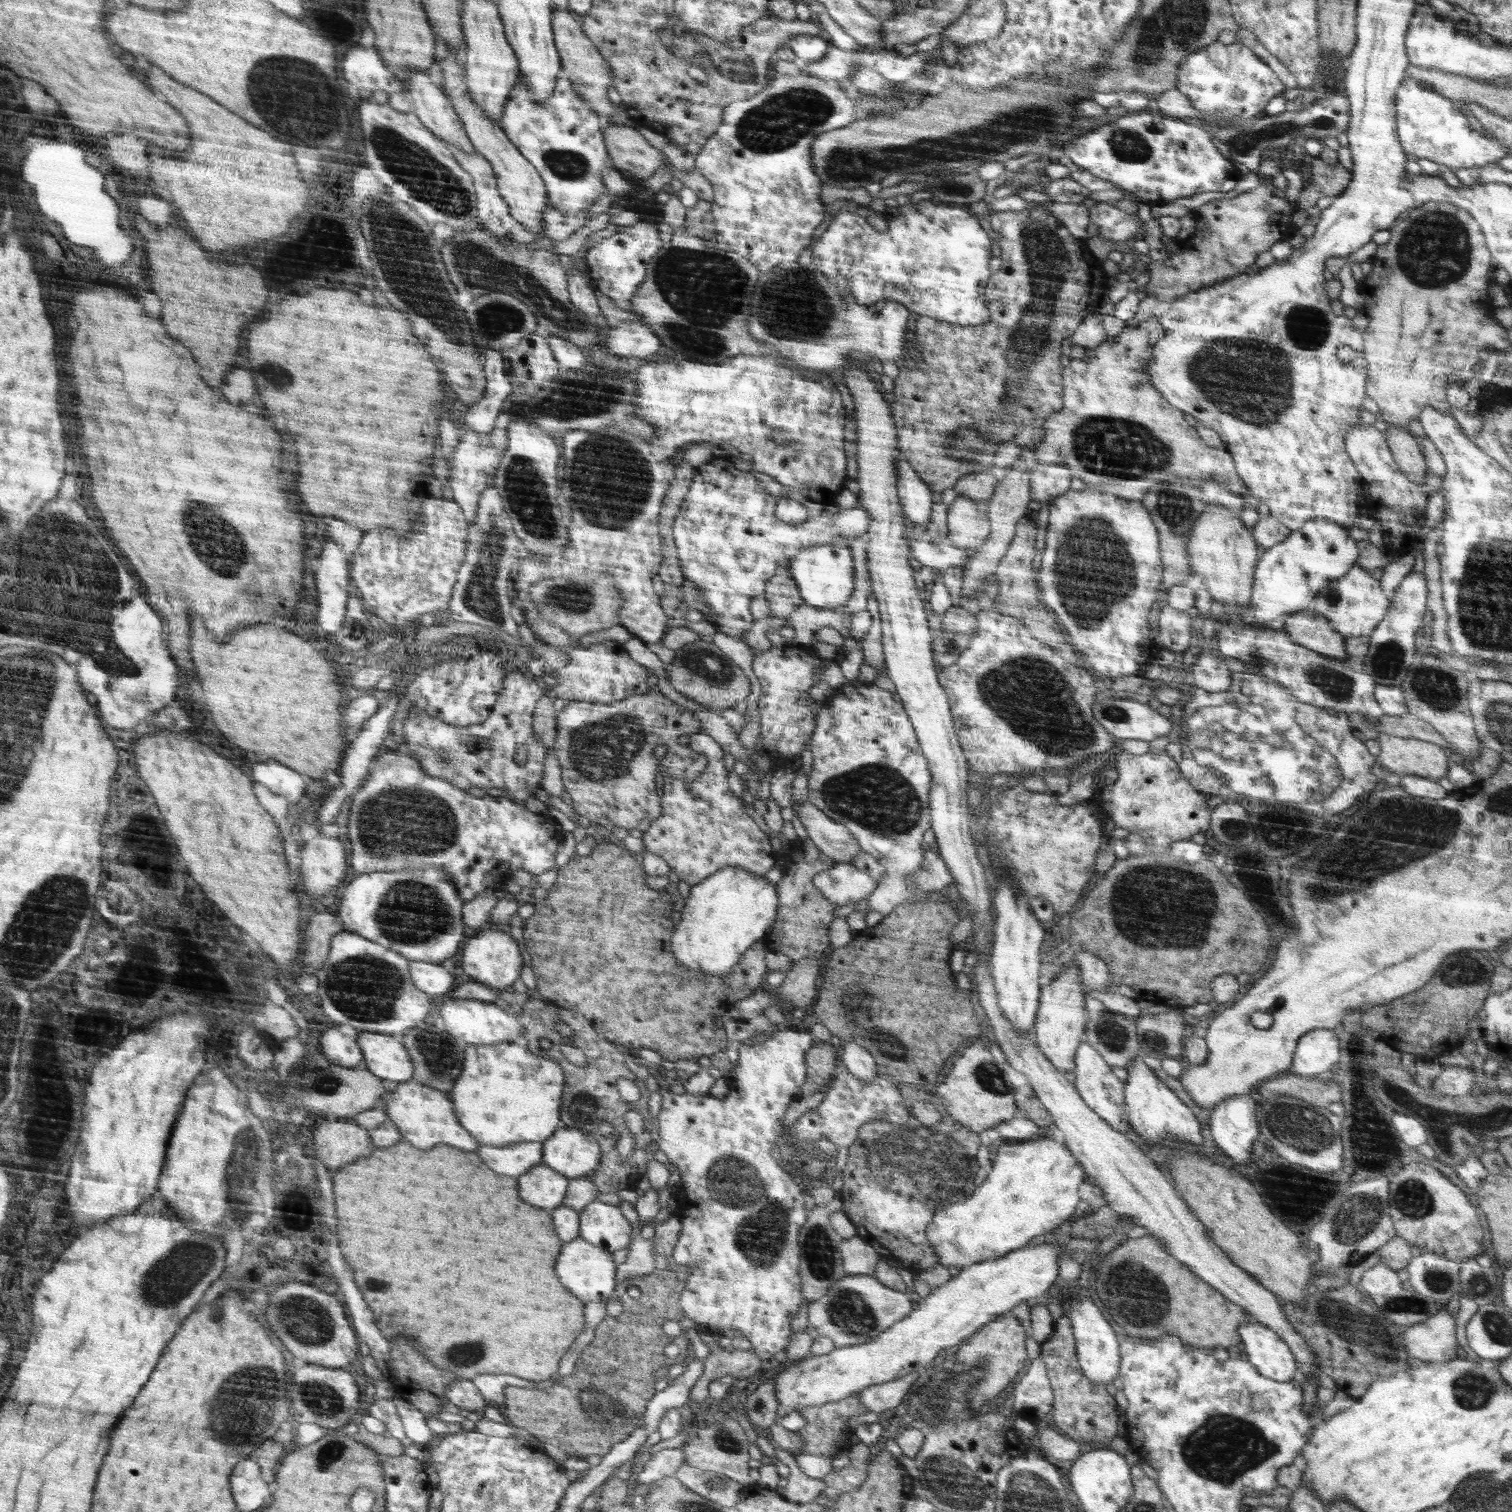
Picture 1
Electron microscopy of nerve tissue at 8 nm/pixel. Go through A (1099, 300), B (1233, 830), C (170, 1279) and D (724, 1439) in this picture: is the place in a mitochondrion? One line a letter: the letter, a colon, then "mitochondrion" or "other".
A: other
B: mitochondrion
C: mitochondrion
D: mitochondrion

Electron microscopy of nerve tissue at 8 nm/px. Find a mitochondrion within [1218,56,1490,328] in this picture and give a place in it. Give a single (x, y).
(1434, 251)

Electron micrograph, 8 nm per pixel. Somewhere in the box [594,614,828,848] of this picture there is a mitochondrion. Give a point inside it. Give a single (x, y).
(704, 666)

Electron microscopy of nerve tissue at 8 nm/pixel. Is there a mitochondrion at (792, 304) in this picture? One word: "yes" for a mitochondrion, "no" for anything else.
yes

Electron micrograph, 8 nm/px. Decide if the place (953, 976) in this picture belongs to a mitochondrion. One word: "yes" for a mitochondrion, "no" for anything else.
no

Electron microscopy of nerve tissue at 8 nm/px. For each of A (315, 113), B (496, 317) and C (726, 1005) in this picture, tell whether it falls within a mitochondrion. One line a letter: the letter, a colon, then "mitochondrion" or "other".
A: mitochondrion
B: mitochondrion
C: other

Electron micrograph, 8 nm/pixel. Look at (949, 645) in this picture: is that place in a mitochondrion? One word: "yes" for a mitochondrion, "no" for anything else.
yes

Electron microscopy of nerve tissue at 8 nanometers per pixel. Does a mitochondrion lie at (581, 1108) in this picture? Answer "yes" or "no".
yes

